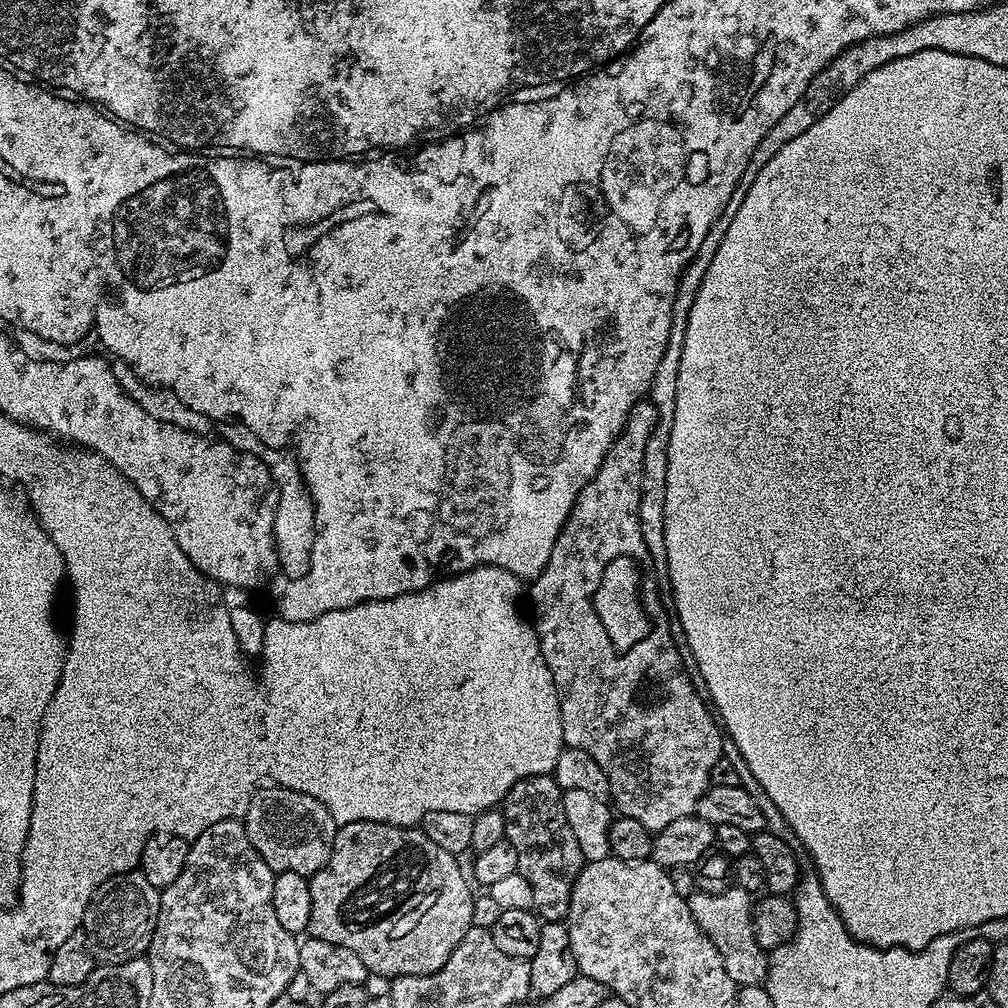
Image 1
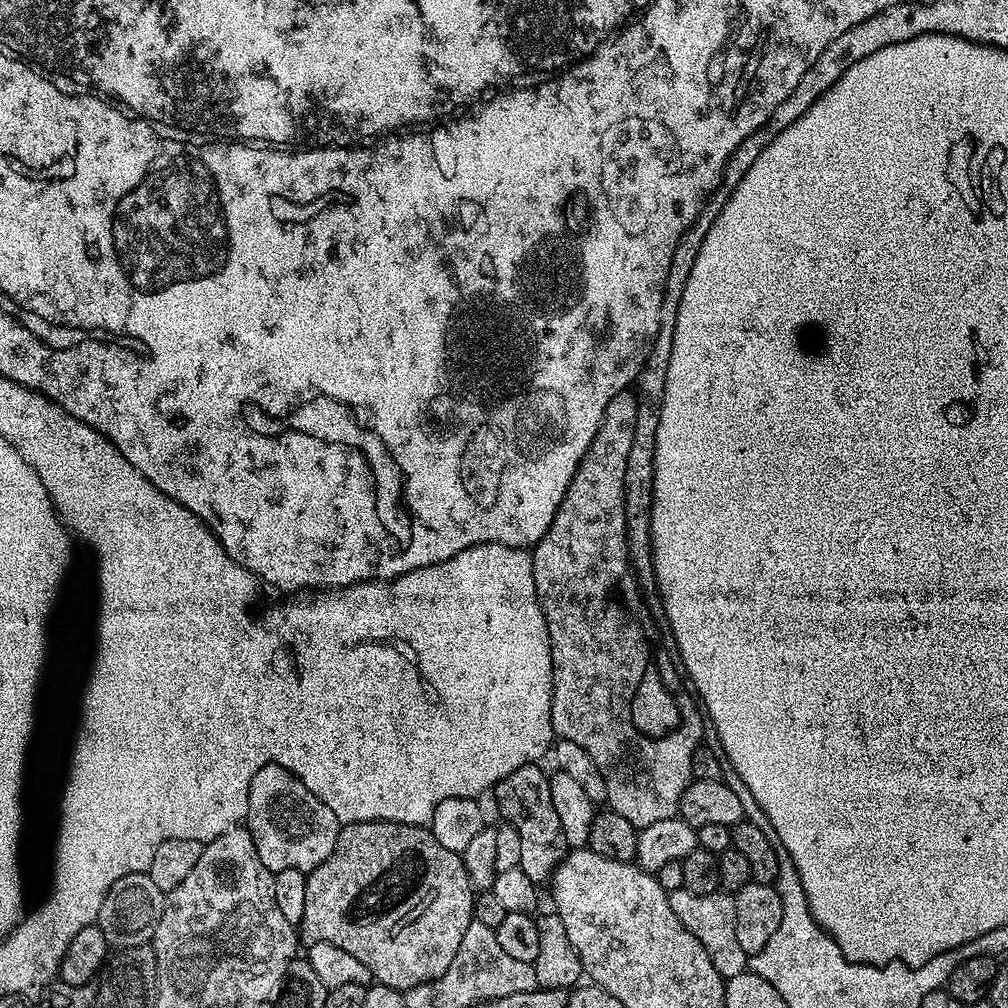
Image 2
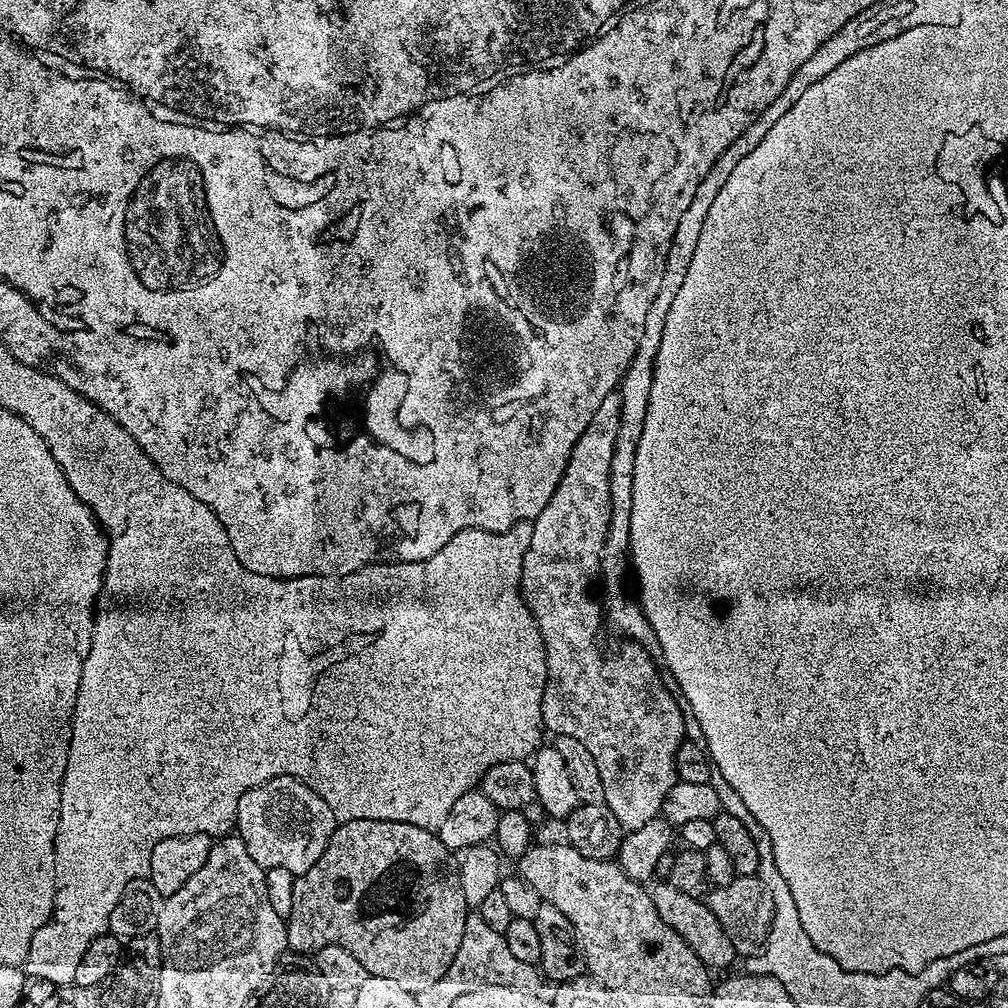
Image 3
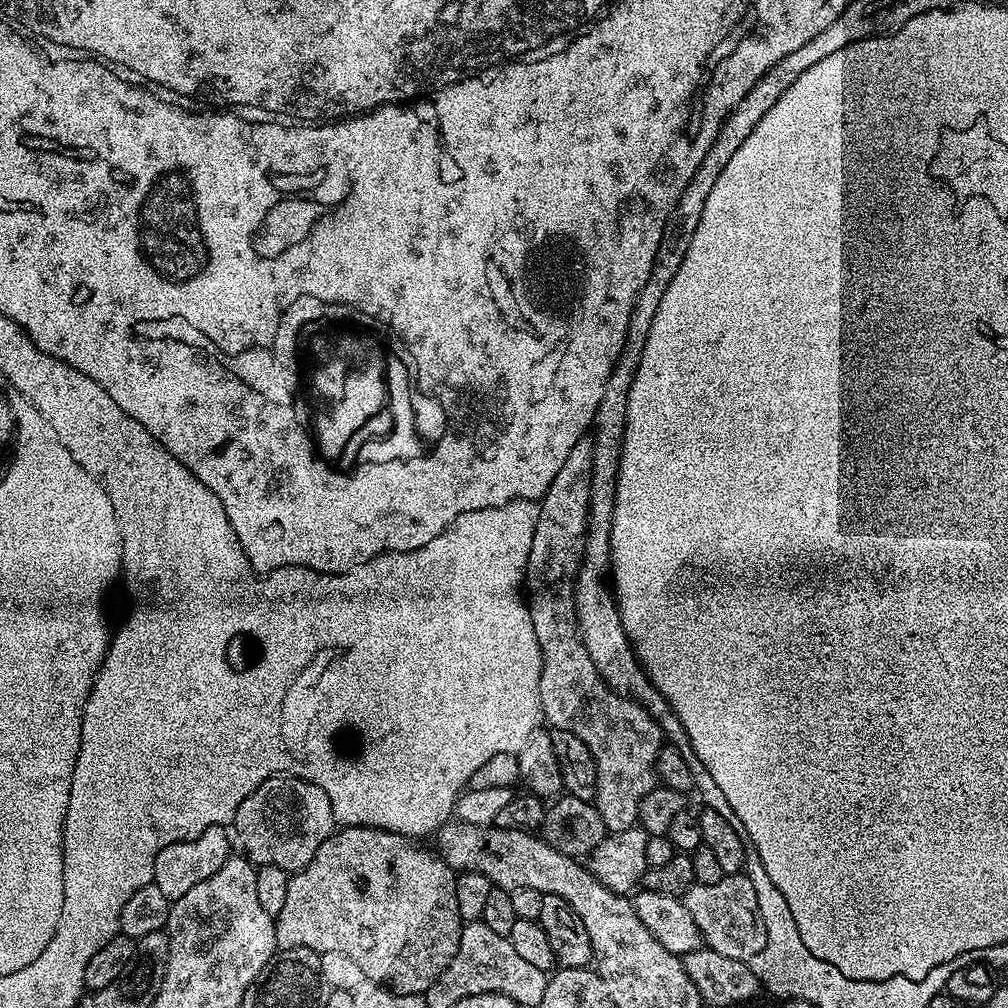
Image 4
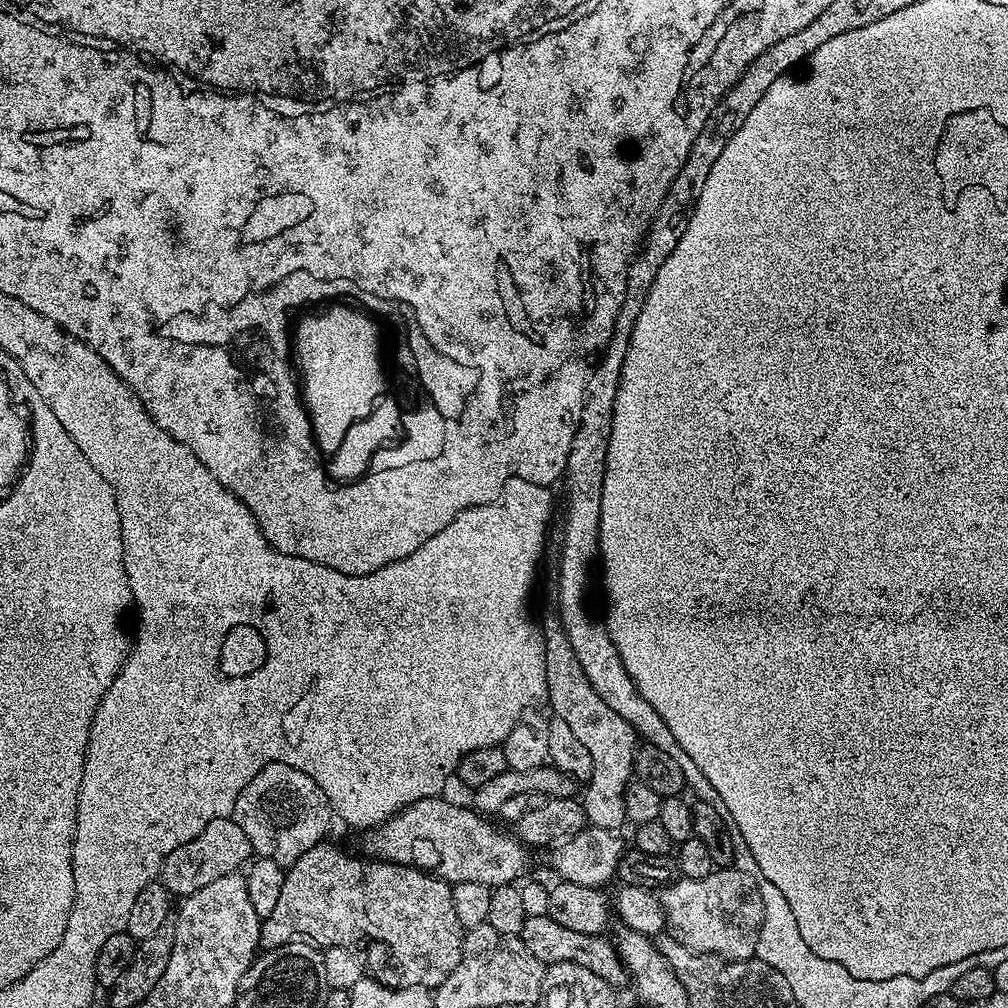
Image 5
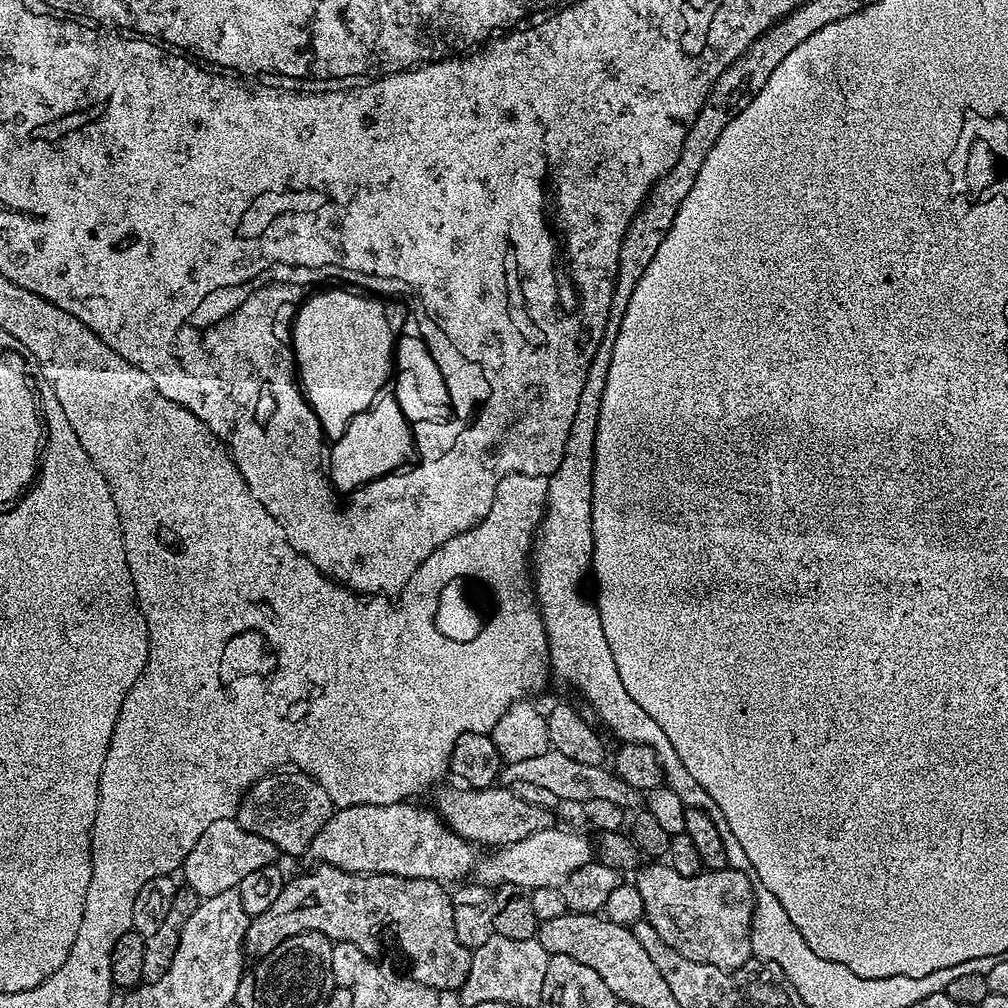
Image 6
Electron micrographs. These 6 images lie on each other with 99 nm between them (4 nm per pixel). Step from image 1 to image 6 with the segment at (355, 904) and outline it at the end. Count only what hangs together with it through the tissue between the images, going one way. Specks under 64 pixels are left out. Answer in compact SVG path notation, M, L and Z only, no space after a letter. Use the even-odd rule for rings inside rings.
M317 863L316 868L309 872L304 872L301 876L296 876L287 881L274 901L274 906L268 907L263 914L251 917L246 926L246 938L244 939L244 955L248 958L259 958L270 954L274 946L278 946L286 938L294 934L303 932L318 932L327 936L329 940L349 940L355 944L363 945L364 940L372 936L372 912L381 920L388 924L390 931L396 935L396 944L404 951L404 956L408 959L408 968L411 979L417 984L427 988L436 989L437 993L455 993L466 982L470 974L470 962L472 952L462 942L458 942L458 934L454 934L452 925L452 898L447 888L438 880L423 880L422 878L402 878L401 876L391 876L390 874L374 874L373 872L347 872L338 870L329 864Z

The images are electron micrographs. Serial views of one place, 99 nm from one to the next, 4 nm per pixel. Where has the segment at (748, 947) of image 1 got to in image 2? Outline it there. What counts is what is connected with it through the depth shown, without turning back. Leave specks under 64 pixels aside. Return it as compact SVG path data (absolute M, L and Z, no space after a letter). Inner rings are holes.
M684 887L668 893L670 910L678 914L678 922L698 938L702 950L714 962L714 970L725 978L734 974L742 974L749 967L749 953L742 950L738 942L738 930L736 929L736 919L734 918L734 899L729 893L721 890L714 894L694 894Z

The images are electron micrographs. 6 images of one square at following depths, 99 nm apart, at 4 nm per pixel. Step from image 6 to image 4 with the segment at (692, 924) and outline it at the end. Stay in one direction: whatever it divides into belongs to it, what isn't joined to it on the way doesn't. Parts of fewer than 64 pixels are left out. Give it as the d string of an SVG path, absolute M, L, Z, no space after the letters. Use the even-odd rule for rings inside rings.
M725 874L722 882L714 882L714 886L695 883L682 899L703 943L718 954L751 961L766 946L766 926L758 910L758 894L747 874Z

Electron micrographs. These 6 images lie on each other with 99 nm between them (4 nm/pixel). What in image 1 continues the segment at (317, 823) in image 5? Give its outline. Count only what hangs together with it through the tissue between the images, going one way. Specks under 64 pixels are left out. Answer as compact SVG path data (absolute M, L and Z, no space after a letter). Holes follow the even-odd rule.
M279 786L264 787L257 787L252 799L247 801L242 816L242 823L254 850L258 850L273 874L293 872L312 877L315 872L322 870L322 866L326 866L334 846L338 826L334 818L330 818L330 810L326 810L322 802L301 792Z

